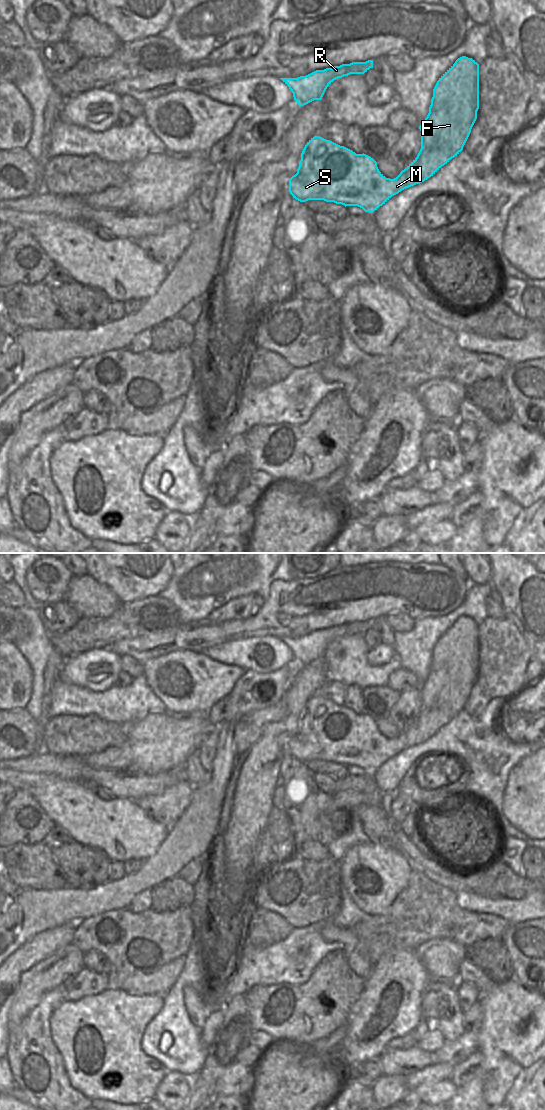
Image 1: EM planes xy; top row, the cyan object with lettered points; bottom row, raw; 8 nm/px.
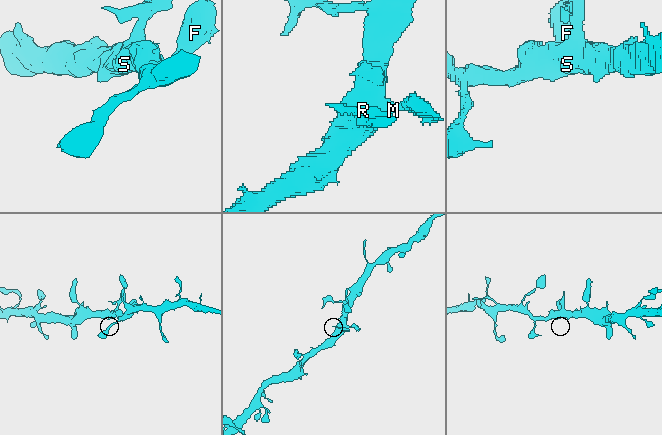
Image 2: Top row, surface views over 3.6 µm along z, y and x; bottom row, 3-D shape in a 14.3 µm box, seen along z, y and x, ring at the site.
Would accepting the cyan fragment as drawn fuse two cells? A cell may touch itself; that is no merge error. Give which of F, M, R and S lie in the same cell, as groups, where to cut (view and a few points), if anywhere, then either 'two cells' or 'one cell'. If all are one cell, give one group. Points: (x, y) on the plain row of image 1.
F M R S | no cut | one cell

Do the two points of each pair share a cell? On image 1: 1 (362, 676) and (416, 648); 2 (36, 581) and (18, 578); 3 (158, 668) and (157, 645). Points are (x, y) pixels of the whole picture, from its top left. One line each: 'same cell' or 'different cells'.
1: different cells
2: different cells
3: different cells

